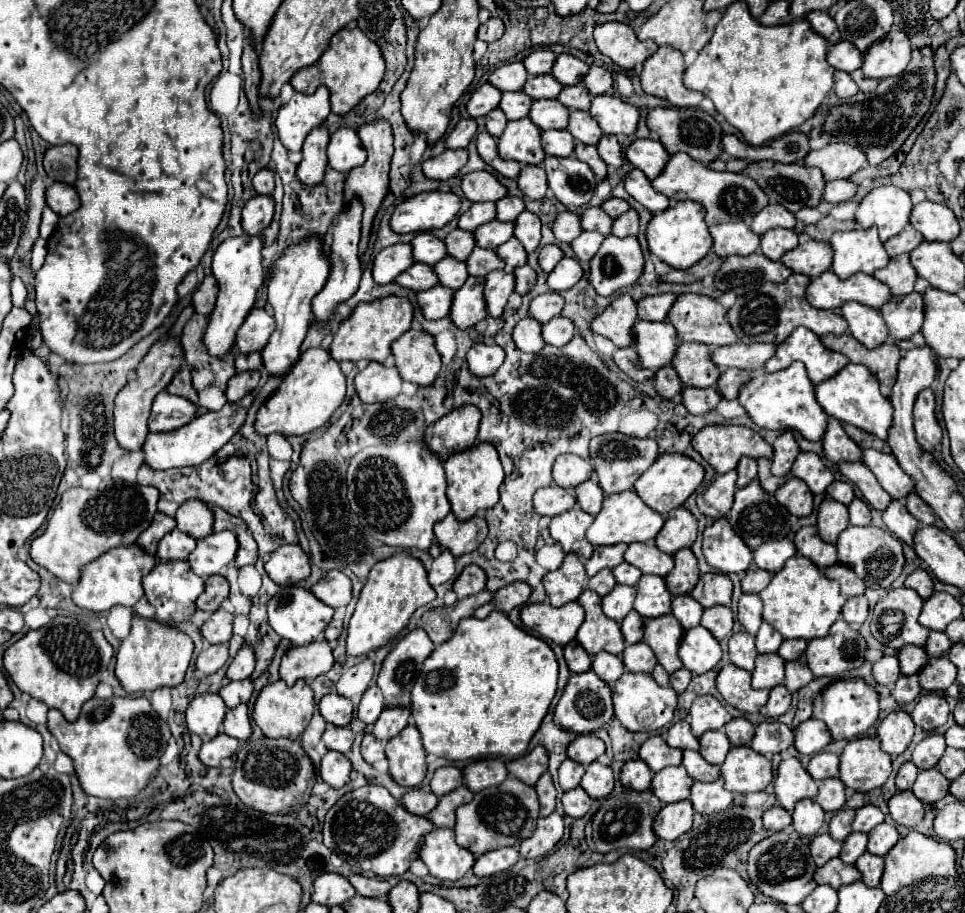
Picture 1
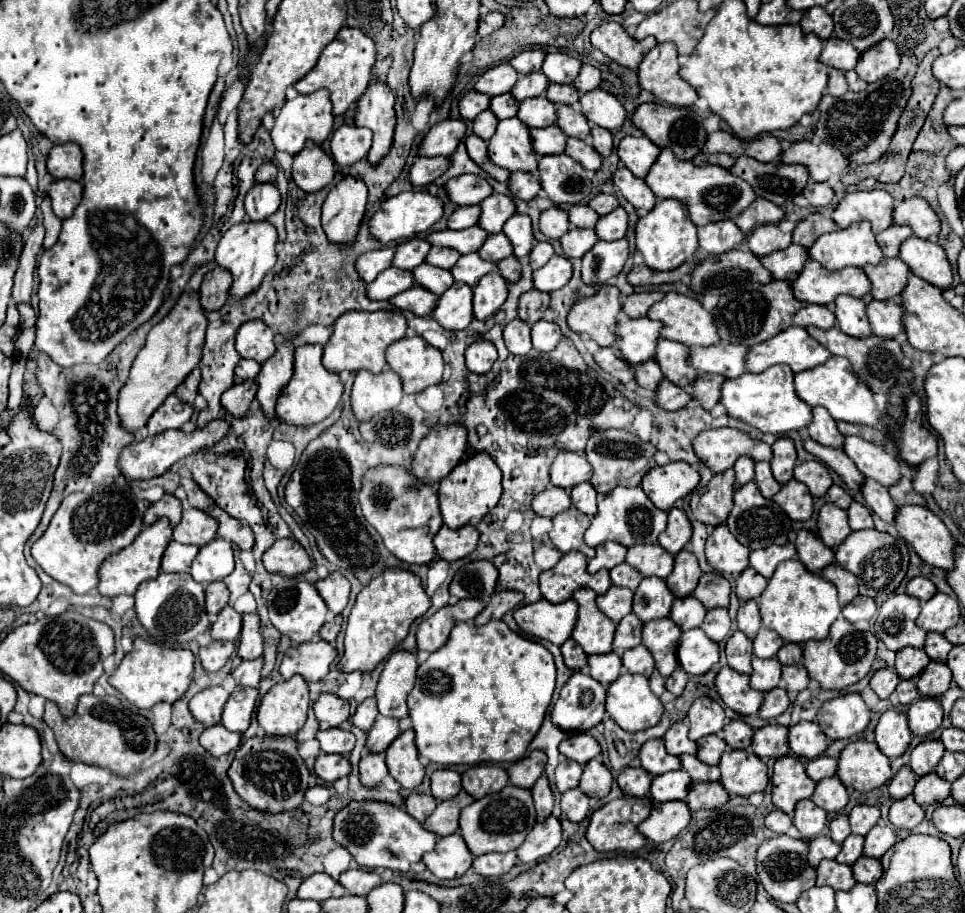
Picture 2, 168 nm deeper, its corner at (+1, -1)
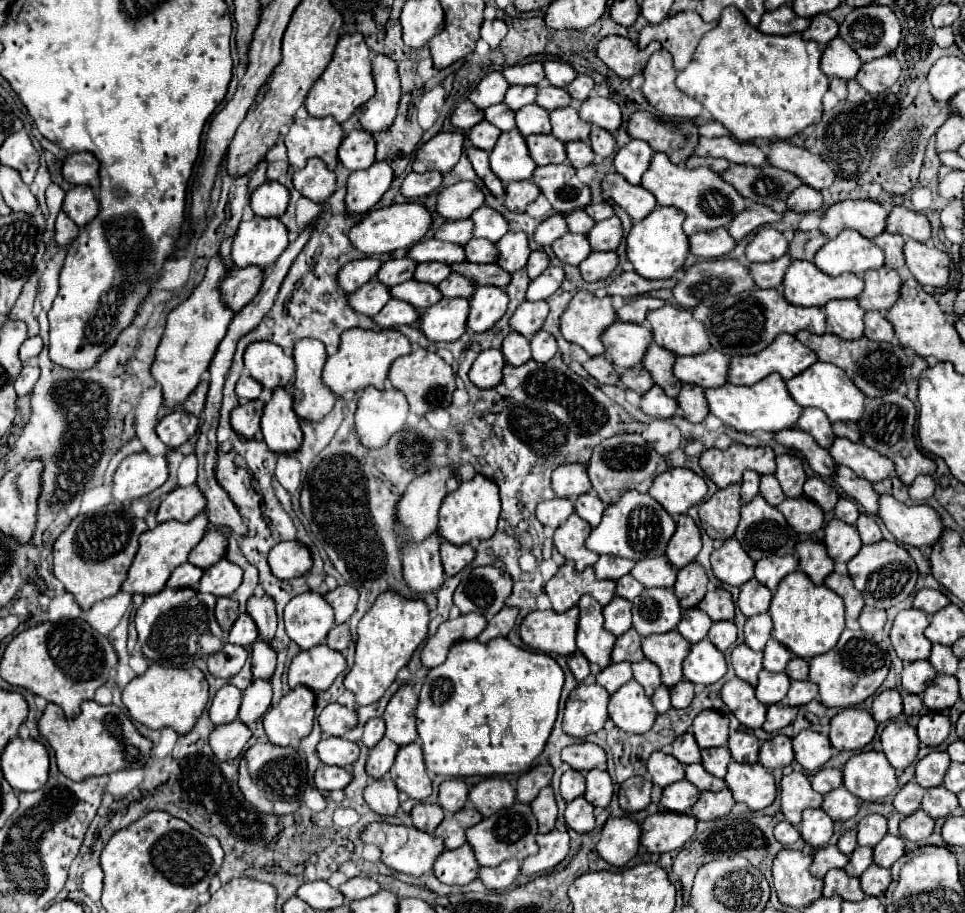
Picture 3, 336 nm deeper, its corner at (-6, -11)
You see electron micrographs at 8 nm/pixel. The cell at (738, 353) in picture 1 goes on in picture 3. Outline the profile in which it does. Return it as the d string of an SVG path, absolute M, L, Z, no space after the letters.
M709 350L697 356L677 358L673 374L681 382L697 384L701 388L723 386L727 382L727 356L719 354L719 350Z

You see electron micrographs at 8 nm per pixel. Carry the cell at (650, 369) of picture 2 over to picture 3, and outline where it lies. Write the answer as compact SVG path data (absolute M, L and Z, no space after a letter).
M635 366L635 368L627 368L621 372L621 384L637 394L645 394L653 382L651 382L651 374L647 374L647 370L643 370L641 366Z

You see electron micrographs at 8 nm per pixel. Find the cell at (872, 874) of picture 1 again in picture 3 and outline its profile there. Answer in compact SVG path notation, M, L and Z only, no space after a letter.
M873 864L861 874L859 880L861 880L861 888L867 896L883 896L891 884L891 872L887 868Z

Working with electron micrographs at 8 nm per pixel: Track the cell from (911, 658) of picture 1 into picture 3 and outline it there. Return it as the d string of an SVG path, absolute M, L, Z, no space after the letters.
M917 660L917 662L909 662L903 668L901 682L903 682L903 688L907 692L911 692L911 694L923 694L923 690L933 682L935 676L937 676L937 672L929 664L929 660Z

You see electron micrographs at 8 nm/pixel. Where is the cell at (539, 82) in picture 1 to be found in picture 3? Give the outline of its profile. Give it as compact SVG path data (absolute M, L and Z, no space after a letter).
M511 86L505 94L505 104L511 108L511 110L519 110L521 106L527 106L527 104L533 104L535 102L535 86Z

